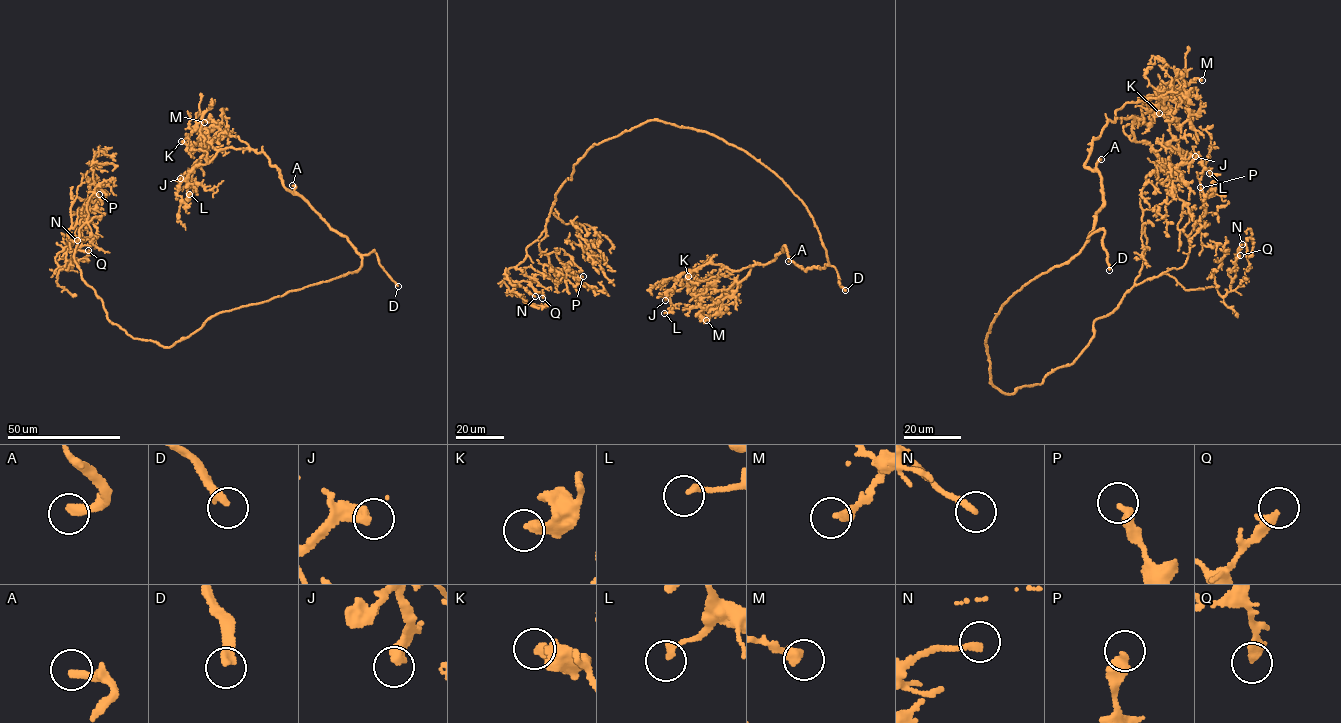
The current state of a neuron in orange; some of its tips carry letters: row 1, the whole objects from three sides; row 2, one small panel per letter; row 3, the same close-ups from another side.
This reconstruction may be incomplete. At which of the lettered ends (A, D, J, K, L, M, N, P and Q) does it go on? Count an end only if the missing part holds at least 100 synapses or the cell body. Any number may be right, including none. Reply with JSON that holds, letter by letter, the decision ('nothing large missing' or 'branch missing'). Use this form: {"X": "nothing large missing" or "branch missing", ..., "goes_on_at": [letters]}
{"A": "branch missing", "D": "branch missing", "J": "nothing large missing", "K": "nothing large missing", "L": "nothing large missing", "M": "nothing large missing", "N": "nothing large missing", "P": "nothing large missing", "Q": "nothing large missing", "goes_on_at": ["A", "D"]}

